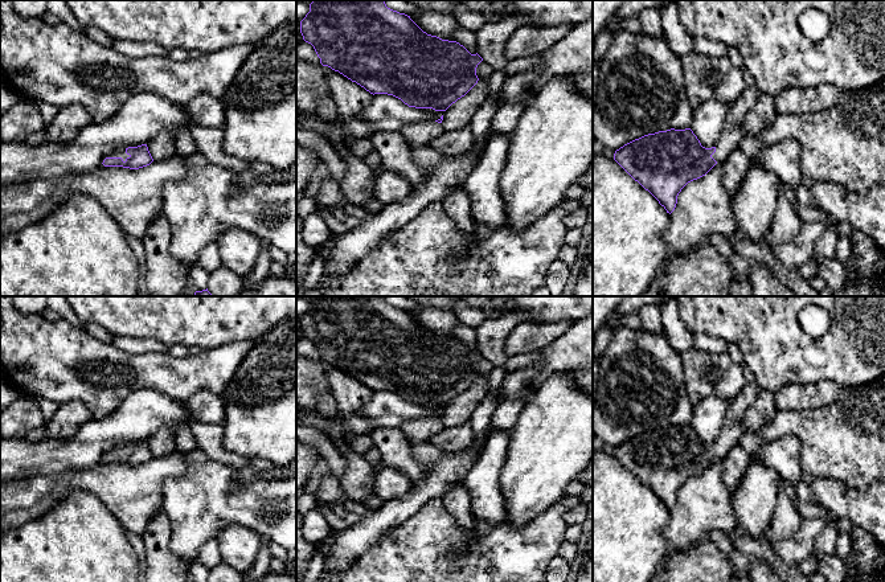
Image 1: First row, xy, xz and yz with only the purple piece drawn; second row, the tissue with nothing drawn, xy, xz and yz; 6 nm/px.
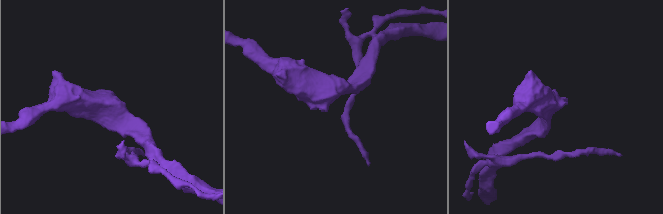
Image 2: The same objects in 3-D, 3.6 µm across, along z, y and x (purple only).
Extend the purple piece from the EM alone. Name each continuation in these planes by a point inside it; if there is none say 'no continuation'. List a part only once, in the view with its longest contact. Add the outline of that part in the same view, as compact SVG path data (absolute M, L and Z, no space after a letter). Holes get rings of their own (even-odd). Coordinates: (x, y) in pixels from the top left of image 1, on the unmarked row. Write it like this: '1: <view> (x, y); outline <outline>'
1: xy (121, 449); outline M120 444L110 450L107 454L122 454L123 458L126 458L126 455L130 454L130 451L126 450L126 444Z

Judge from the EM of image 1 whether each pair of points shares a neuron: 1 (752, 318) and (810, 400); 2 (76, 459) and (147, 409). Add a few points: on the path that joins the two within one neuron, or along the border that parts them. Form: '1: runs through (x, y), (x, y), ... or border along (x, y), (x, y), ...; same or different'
1: border along (830, 380), (785, 384), (774, 393); different
2: runs through (93, 442), (99, 435), (130, 423); same

